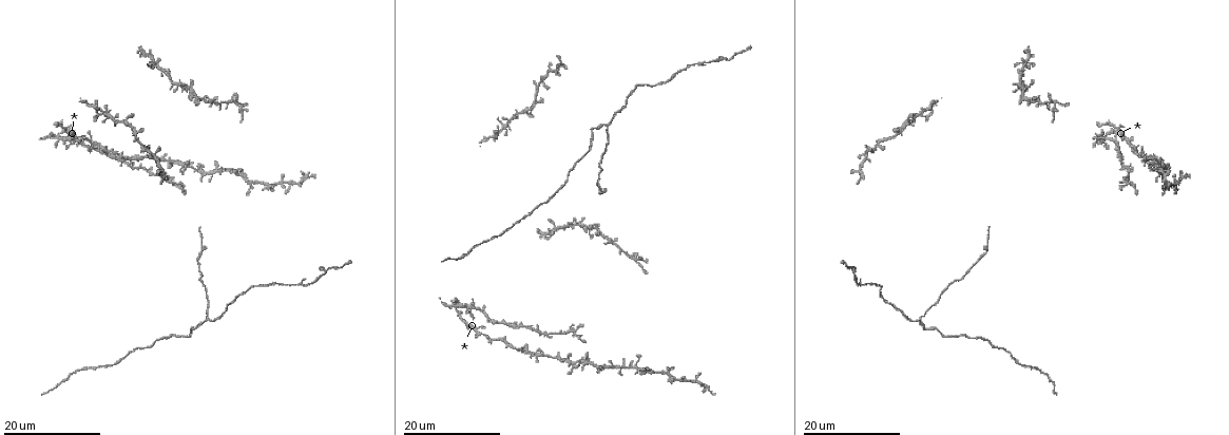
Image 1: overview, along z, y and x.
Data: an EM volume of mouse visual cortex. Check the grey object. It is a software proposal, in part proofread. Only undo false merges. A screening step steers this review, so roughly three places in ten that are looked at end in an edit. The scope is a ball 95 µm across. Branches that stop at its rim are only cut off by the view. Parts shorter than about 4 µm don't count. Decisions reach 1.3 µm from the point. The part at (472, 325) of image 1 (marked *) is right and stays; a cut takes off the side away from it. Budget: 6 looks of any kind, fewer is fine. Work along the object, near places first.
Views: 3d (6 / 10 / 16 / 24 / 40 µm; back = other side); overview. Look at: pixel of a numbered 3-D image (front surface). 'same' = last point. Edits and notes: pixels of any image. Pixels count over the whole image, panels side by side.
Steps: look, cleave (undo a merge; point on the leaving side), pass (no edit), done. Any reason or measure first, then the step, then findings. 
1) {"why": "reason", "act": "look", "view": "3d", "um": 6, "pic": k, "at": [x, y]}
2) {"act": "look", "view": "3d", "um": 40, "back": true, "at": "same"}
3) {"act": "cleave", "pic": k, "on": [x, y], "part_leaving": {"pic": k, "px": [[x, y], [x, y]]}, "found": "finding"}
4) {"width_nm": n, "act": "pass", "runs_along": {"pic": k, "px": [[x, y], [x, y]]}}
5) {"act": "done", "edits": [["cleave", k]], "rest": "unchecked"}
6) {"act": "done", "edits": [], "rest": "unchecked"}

{"why": "calibre changes", "act": "look", "view": "3d", "um": 16, "pic": 1, "at": [581, 327]}

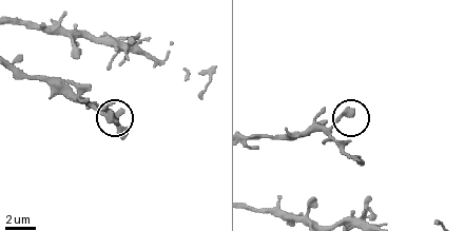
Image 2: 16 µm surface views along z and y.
{"act": "look", "view": "3d", "um": 10, "pic": 2, "at": [116, 121]}

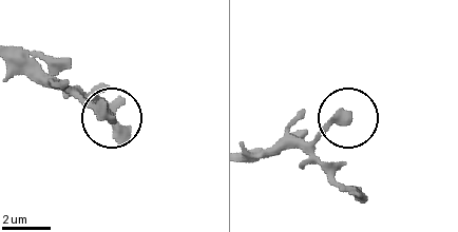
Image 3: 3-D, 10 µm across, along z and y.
{"act": "pass", "runs_along": {"pic": 3, "px": [[14, 45], [109, 116]]}, "found": "continuous, no second cell"}

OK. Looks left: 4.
{"why": "arms part here", "act": "look", "view": "3d", "um": 16, "pic": 1, "at": [921, 320]}

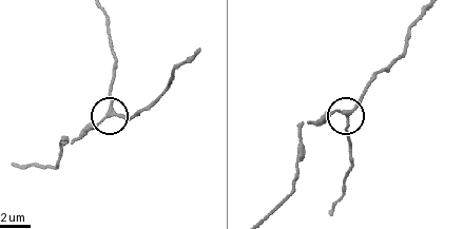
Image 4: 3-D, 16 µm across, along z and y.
{"act": "look", "view": "3d", "um": 10, "pic": 4, "at": [348, 111]}

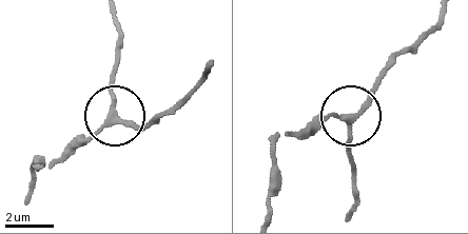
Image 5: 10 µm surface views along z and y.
{"width_nm": 230, "act": "pass", "runs_along": {"pic": 5, "px": [[115, 19], [121, 55], [115, 110], [127, 123], [149, 128]]}, "found": "continuous, no second cell"}

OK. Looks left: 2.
{"why": "looks like a crossing", "act": "look", "view": "3d", "um": 24, "pic": 1, "at": [555, 225]}

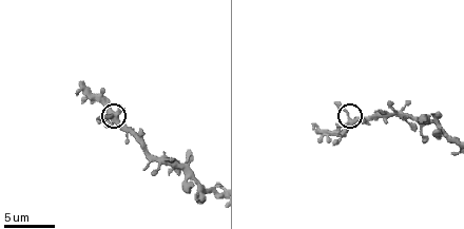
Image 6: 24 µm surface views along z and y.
{"why": "zoom in", "act": "look", "view": "3d", "um": 10, "pic": 6, "at": [114, 115]}

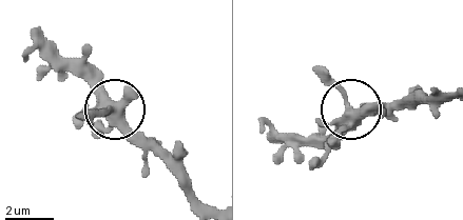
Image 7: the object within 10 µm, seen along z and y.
{"side_arm_um": 6, "act": "pass", "runs_along": {"pic": 7, "px": [[447, 98], [399, 98], [355, 111], [322, 144]]}, "found": "continuous, no second cell"}

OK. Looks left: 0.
{"act": "done", "edits": [], "rest": "unchecked"}

